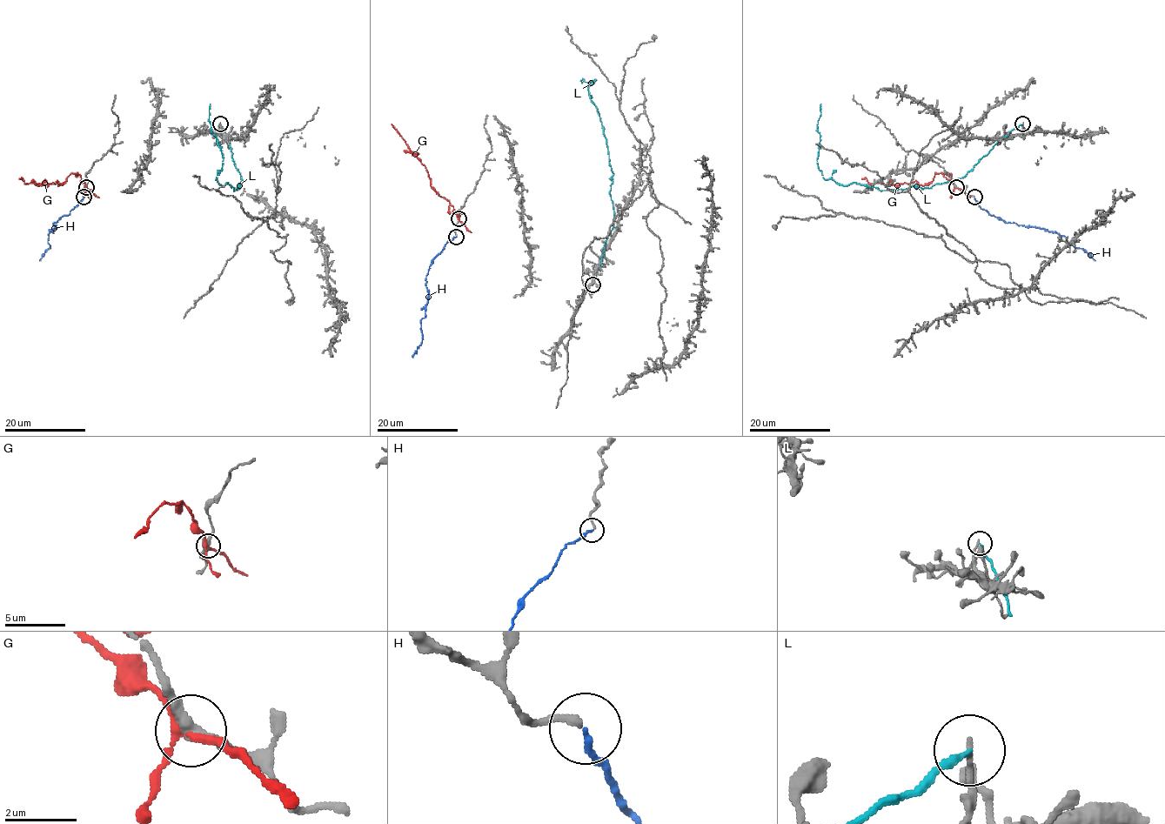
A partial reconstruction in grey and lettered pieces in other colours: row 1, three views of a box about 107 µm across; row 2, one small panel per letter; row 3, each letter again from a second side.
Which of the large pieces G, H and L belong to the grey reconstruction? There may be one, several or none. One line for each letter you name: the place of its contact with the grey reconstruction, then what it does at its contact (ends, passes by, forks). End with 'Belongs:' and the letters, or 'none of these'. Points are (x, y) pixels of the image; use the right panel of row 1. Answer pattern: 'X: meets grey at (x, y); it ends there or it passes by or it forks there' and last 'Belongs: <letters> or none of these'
H: meets grey at (974, 197); it ends there
Belongs: H

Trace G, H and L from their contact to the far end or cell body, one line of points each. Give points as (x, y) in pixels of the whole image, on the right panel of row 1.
G: (956, 187), (940, 173), (923, 185), (915, 181), (887, 185), (861, 179)
H: (974, 197), (981, 209), (1007, 223), (1055, 231), (1074, 247), (1081, 248), (1095, 260)
L: (1023, 123), (961, 178), (929, 188), (879, 190), (854, 182), (840, 185), (823, 177), (817, 157), (820, 103)

